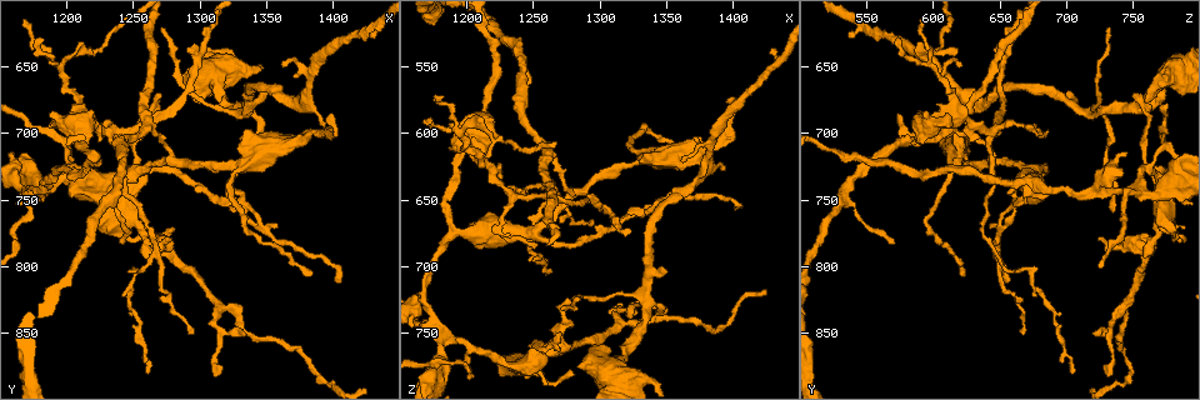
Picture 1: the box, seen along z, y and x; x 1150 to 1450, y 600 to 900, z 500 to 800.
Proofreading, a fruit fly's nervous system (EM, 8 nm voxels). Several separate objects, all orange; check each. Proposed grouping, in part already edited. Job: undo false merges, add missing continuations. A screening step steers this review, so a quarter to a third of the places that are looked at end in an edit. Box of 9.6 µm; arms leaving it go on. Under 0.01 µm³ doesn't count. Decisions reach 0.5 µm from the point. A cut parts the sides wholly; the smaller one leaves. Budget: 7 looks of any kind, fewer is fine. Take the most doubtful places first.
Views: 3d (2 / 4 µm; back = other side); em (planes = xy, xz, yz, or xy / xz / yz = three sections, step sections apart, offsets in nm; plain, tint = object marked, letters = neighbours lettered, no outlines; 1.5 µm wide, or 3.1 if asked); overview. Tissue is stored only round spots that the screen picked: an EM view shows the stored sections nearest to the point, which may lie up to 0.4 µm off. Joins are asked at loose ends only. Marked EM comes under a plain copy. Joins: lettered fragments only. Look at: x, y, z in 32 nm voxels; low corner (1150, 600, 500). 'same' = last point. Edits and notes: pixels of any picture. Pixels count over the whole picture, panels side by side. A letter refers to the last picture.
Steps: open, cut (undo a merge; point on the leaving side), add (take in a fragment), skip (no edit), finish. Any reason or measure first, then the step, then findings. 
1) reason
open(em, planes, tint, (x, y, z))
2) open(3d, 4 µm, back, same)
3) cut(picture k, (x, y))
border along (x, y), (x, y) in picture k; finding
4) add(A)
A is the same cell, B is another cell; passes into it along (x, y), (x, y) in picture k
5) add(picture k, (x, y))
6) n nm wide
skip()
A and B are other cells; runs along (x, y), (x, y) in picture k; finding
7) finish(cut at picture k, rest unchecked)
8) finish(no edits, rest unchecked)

an open end
open(3d, 2 µm, (1404, 814, 656))

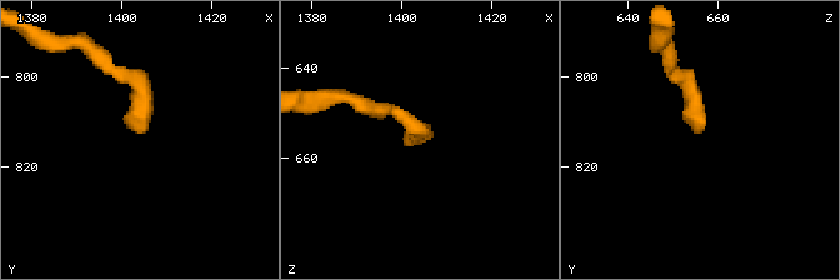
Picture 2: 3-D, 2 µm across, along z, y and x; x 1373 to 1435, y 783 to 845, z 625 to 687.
need the tissue
open(em, planes, letters, (1403, 813, 657))

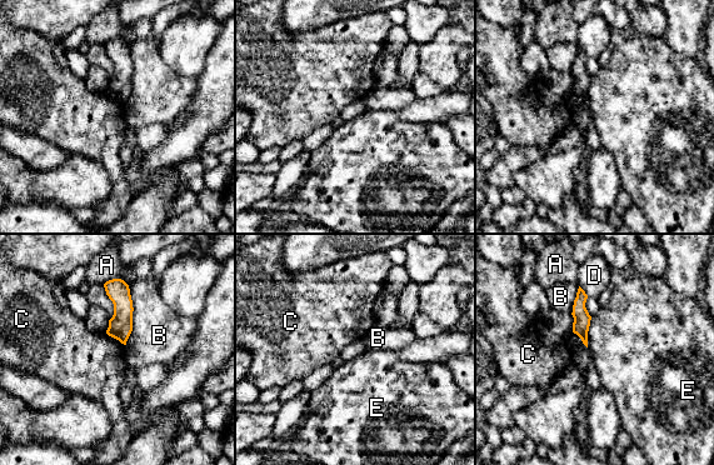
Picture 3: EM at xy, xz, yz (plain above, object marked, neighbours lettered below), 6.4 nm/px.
skip()
A, B, C, D and E are other cells; border along (592, 316), (587, 346) in picture 3; none of them fits

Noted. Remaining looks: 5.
three arms meet
open(em, planes, letters, (1278, 722, 644))

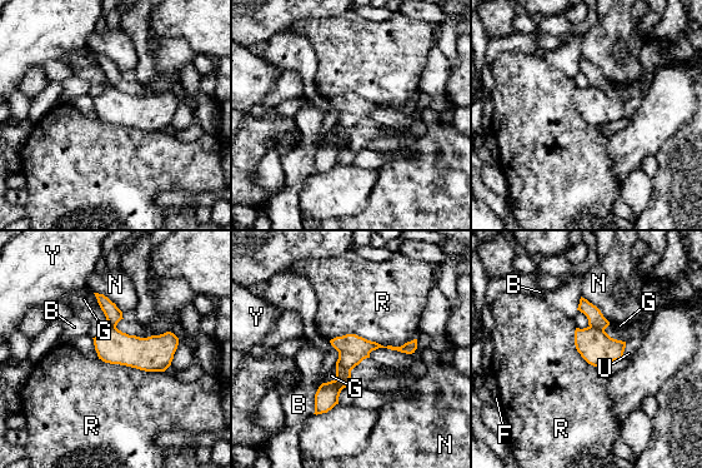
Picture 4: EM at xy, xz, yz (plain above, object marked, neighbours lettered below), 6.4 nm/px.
cut(picture 4, (596, 319))
B, F, G, N, R, U and Y are other cells; border along (590, 325), (603, 330) in picture 4; two cells meet here

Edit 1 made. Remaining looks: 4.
open(overview)

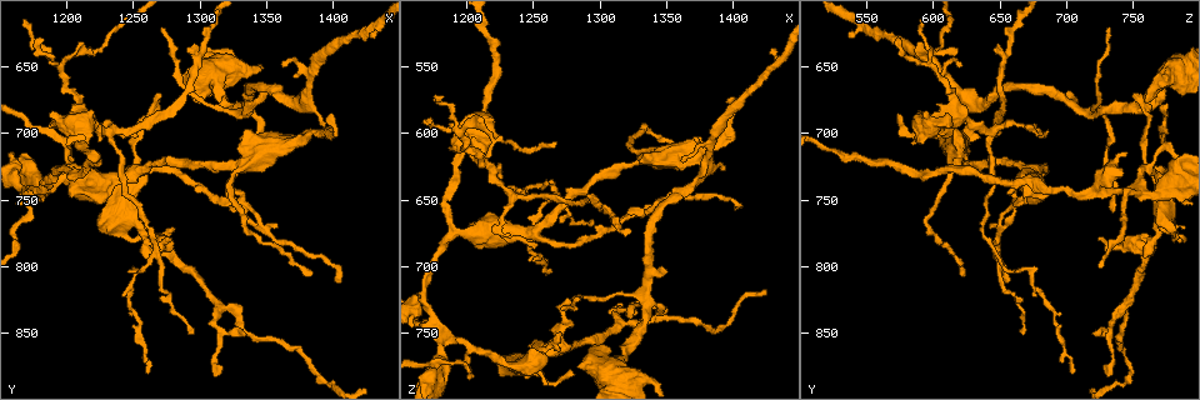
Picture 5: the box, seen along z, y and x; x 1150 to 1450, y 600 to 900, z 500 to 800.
tapers out
open(em, planes, letters, (1400, 686, 574))

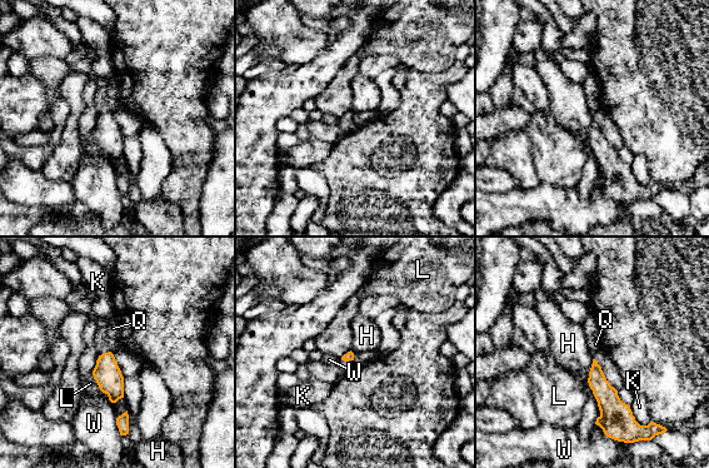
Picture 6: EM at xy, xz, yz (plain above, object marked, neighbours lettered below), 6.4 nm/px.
skip()
H, K, L, Q and W are other cells; border along (593, 358), (587, 382) in picture 6; none of them fits

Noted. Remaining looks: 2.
finish(cut at picture 4, rest unchecked)

